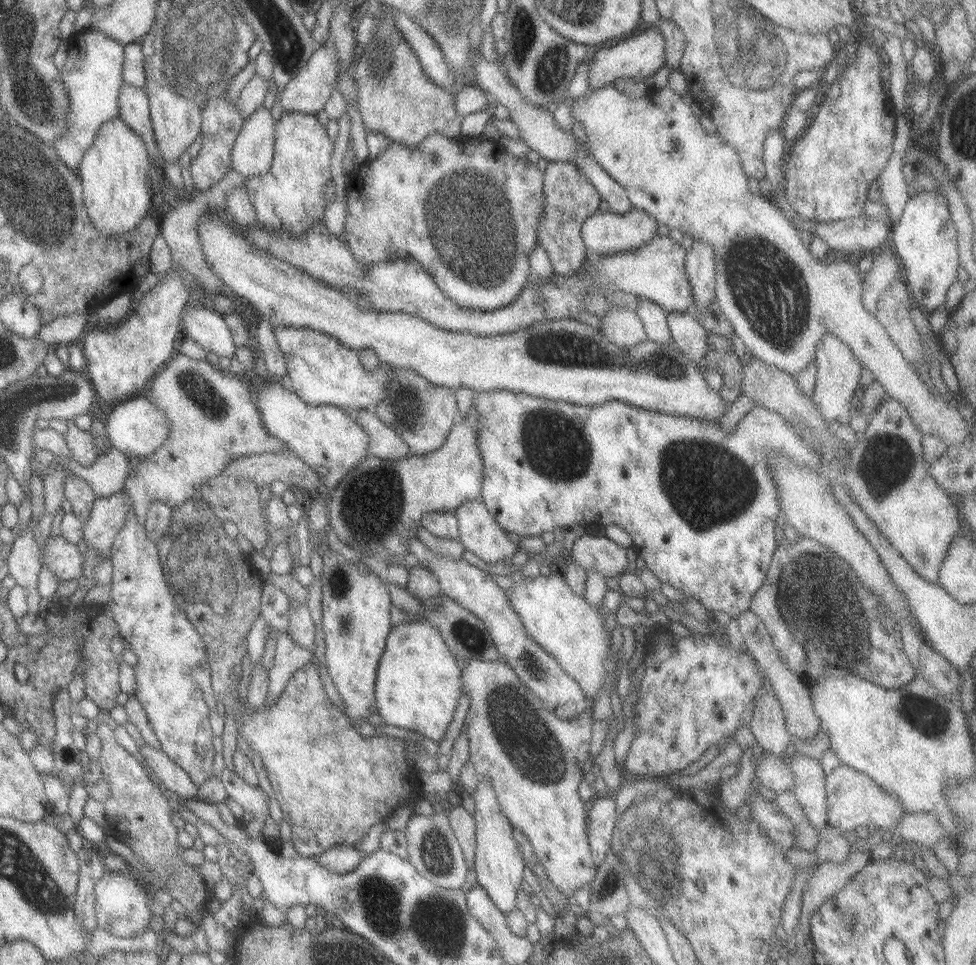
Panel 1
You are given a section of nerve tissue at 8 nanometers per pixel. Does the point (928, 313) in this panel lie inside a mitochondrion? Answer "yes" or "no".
no

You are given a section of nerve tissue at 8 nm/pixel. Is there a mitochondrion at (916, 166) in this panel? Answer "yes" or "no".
no

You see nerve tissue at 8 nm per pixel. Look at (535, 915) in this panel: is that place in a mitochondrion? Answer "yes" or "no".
no

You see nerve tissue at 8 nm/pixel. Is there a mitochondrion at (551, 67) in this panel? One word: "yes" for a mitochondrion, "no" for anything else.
yes

